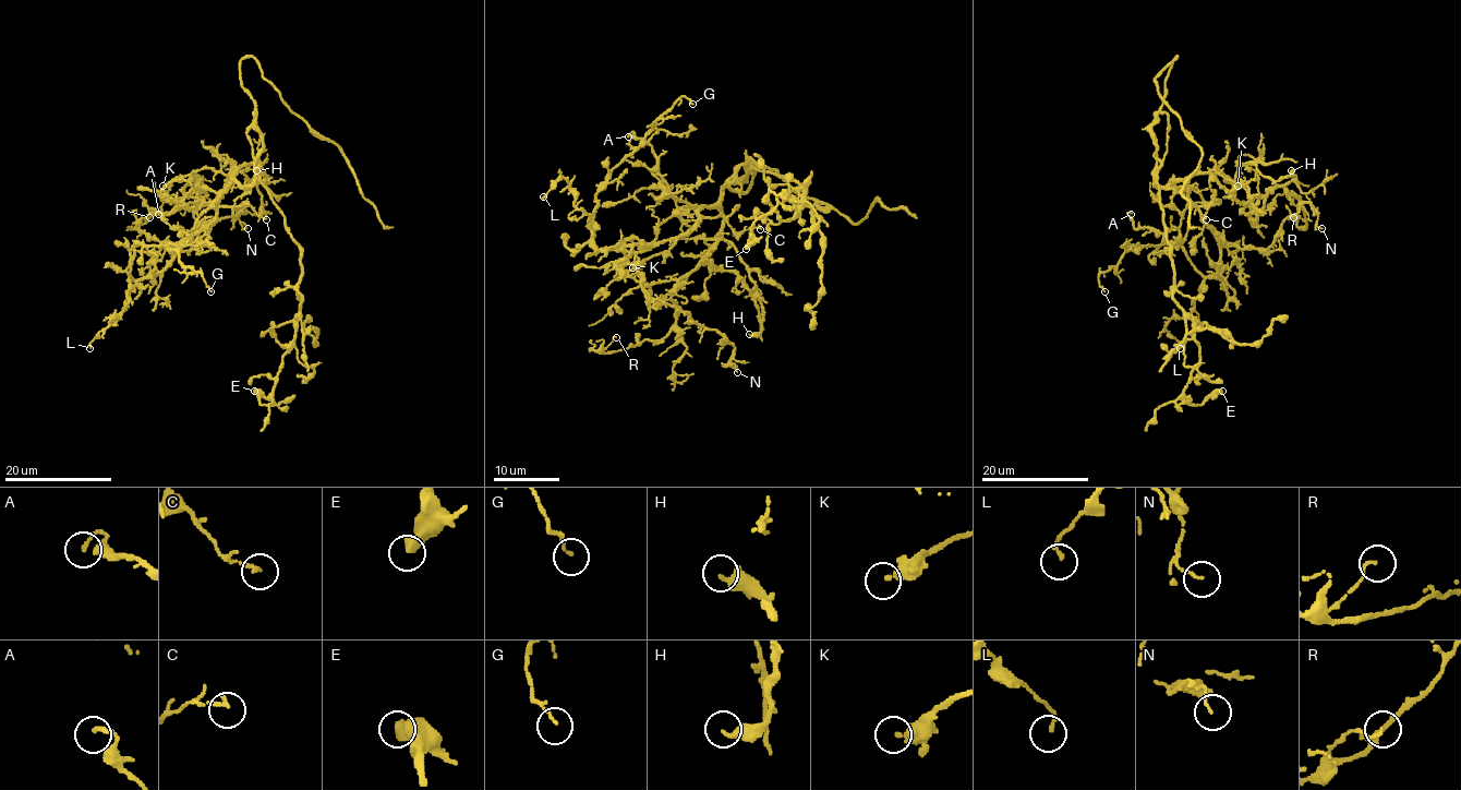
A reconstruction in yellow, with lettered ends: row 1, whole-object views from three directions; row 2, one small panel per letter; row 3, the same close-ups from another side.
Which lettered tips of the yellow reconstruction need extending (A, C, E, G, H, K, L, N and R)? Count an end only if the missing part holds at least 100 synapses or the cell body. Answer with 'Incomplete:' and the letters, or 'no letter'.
Incomplete: no letter

